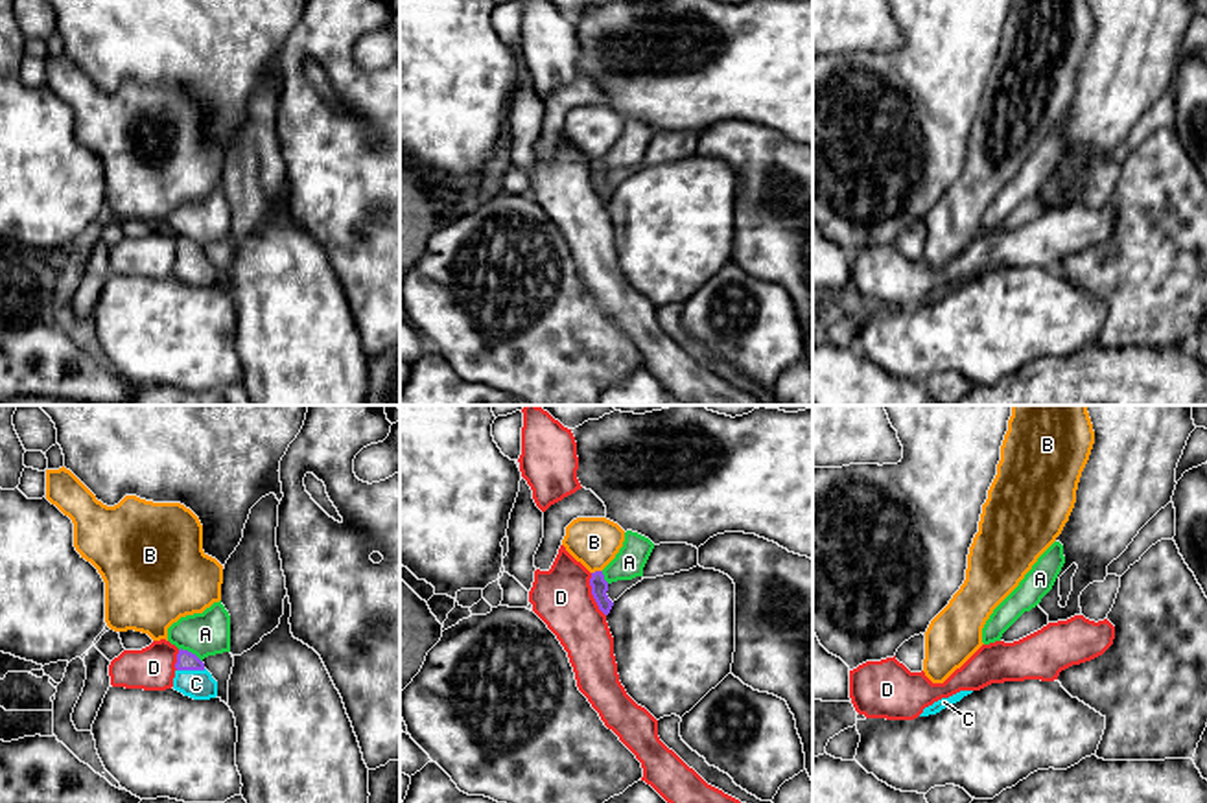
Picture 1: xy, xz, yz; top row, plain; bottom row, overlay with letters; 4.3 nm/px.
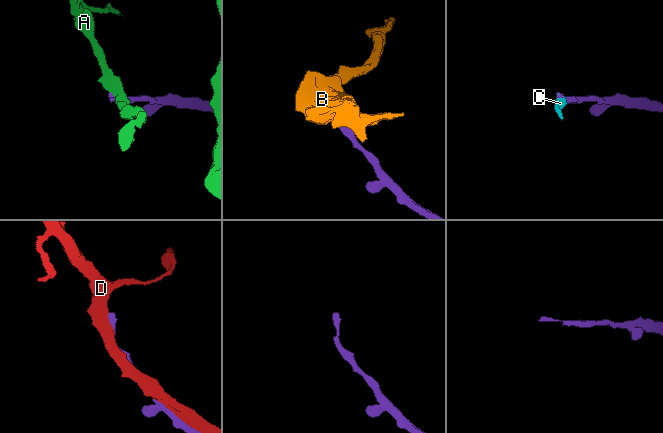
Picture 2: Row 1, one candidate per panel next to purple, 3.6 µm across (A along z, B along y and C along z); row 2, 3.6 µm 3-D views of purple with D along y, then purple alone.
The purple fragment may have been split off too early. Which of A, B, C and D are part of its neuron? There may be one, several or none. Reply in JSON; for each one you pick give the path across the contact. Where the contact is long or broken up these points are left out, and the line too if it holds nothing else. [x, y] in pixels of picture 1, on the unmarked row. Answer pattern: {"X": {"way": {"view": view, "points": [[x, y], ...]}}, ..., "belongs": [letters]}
{"C": {"way": {"view": "xy", "points": [[185, 247], [190, 256], [196, 271]]}}, "belongs": ["C"]}

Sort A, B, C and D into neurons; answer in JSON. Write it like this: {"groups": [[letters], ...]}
{"groups": [["A"], ["B"], ["C"], ["D"]]}

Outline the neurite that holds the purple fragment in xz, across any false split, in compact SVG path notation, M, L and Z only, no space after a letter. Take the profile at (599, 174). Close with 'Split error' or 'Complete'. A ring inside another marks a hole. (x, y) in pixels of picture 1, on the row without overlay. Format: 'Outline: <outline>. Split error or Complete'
Outline: M595 158L592 160L590 166L590 173L592 173L592 182L599 193L599 197L608 203L614 190L608 186L606 179L608 179L608 169L604 168L603 158Z. Complete

